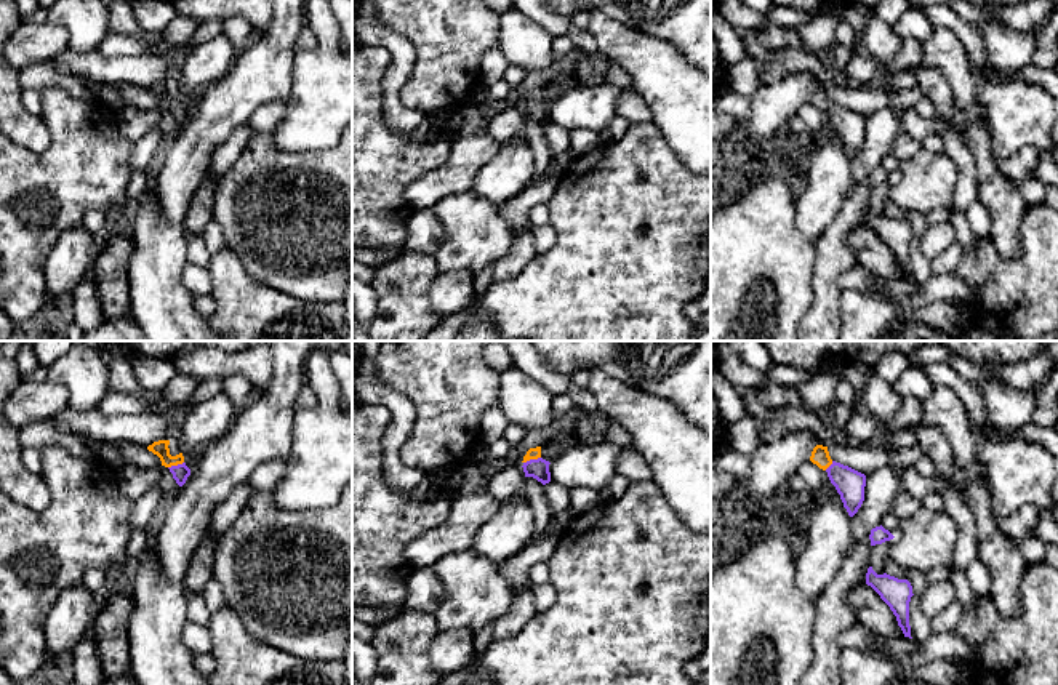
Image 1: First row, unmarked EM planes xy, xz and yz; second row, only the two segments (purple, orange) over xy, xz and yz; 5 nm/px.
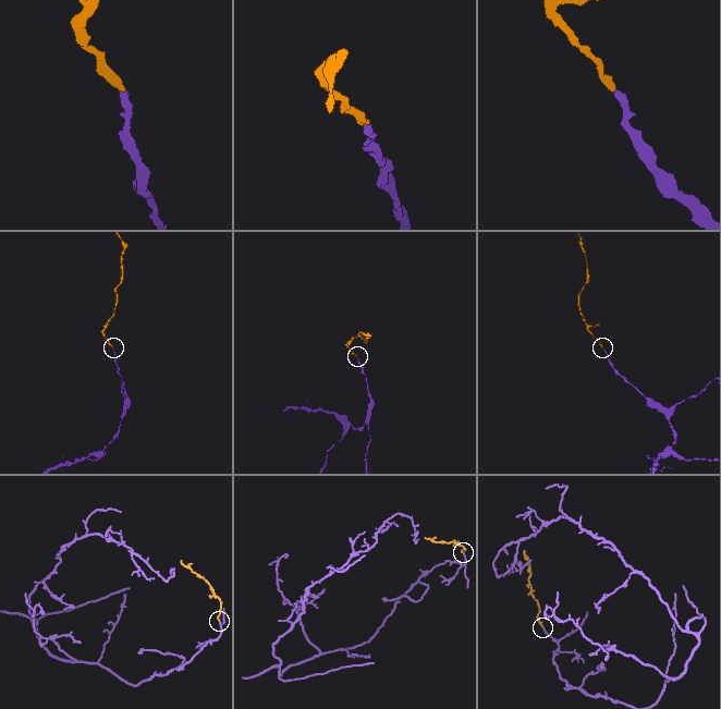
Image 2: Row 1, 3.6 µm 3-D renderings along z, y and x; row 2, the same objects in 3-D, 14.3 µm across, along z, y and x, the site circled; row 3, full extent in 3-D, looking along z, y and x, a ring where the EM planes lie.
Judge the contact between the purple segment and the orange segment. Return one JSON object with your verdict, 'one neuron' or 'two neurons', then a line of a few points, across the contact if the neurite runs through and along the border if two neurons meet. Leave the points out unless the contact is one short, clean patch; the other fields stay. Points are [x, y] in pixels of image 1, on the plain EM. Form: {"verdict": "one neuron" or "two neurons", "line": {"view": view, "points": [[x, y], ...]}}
{"verdict": "one neuron", "line": {"view": "xz", "points": [[538, 111], [532, 101], [533, 95]]}}

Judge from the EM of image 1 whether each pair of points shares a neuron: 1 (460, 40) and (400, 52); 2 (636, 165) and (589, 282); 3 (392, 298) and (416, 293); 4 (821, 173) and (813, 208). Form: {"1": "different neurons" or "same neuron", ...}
{"1": "different neurons", "2": "same neuron", "3": "same neuron", "4": "same neuron"}

